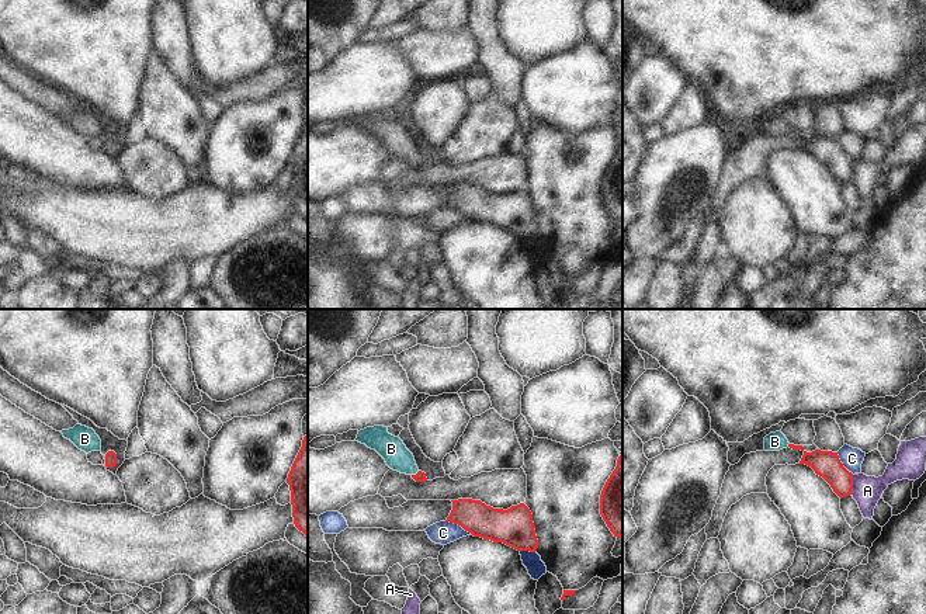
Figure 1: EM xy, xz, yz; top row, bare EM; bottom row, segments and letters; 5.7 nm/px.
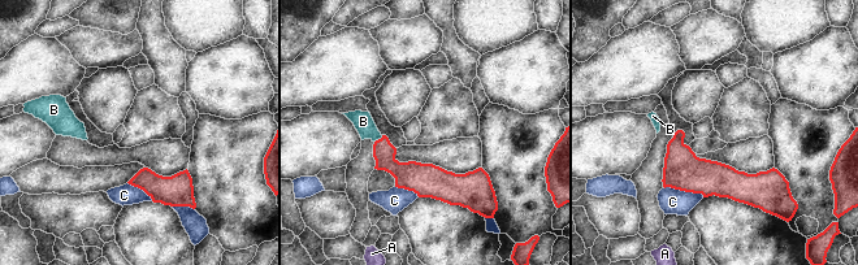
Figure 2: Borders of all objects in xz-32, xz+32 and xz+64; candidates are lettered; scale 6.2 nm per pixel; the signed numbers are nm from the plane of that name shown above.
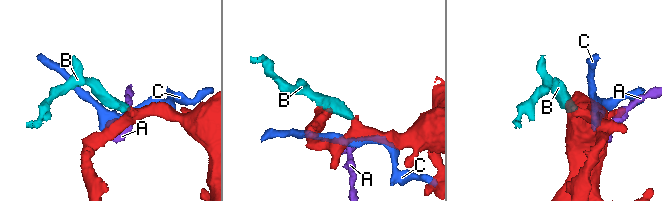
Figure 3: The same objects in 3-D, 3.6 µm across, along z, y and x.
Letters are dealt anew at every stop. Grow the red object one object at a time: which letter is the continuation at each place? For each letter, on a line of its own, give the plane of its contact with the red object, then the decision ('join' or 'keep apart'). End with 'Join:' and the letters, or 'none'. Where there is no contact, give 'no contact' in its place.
A: contact in yz; keep apart
B: contact in xz; join
C: contact in xz; keep apart
Join: B

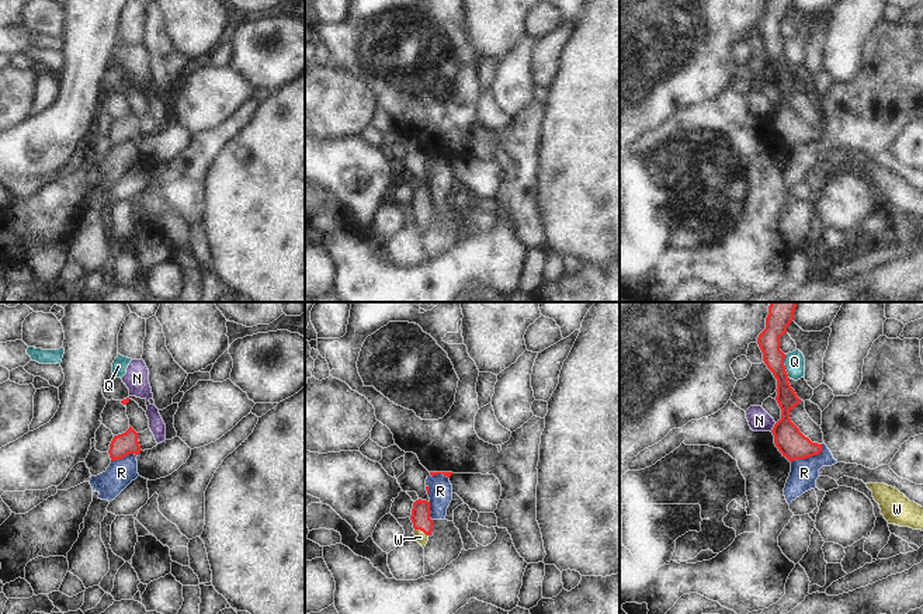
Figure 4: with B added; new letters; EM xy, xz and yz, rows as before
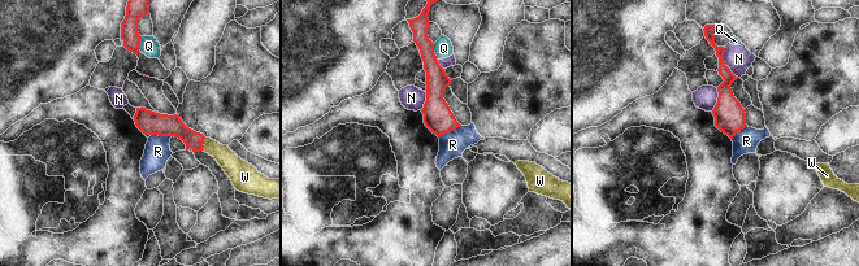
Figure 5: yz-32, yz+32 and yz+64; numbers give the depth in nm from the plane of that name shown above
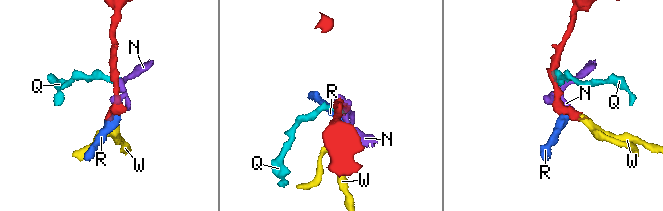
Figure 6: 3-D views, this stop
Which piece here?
N: contact in yz; keep apart
Q: contact in yz; keep apart
R: contact in yz; keep apart
W: contact in xz; join
Join: W

